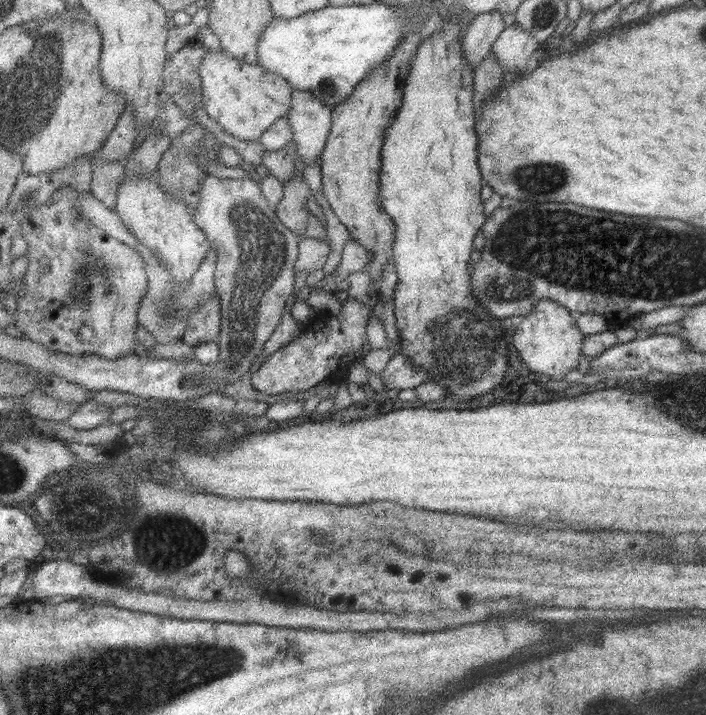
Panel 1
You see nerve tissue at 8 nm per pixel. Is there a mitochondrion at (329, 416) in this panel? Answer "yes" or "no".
no

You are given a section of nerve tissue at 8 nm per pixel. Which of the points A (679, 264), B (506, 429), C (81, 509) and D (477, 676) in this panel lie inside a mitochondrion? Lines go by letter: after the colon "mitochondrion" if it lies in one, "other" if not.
A: mitochondrion
B: other
C: mitochondrion
D: other

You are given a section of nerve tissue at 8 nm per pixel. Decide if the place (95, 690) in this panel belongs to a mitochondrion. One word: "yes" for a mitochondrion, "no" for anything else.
yes

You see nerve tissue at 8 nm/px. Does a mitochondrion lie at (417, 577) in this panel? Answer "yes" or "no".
no

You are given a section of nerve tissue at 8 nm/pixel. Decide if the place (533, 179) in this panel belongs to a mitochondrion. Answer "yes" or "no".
yes

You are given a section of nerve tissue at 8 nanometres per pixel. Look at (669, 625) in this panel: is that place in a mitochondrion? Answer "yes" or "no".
no

